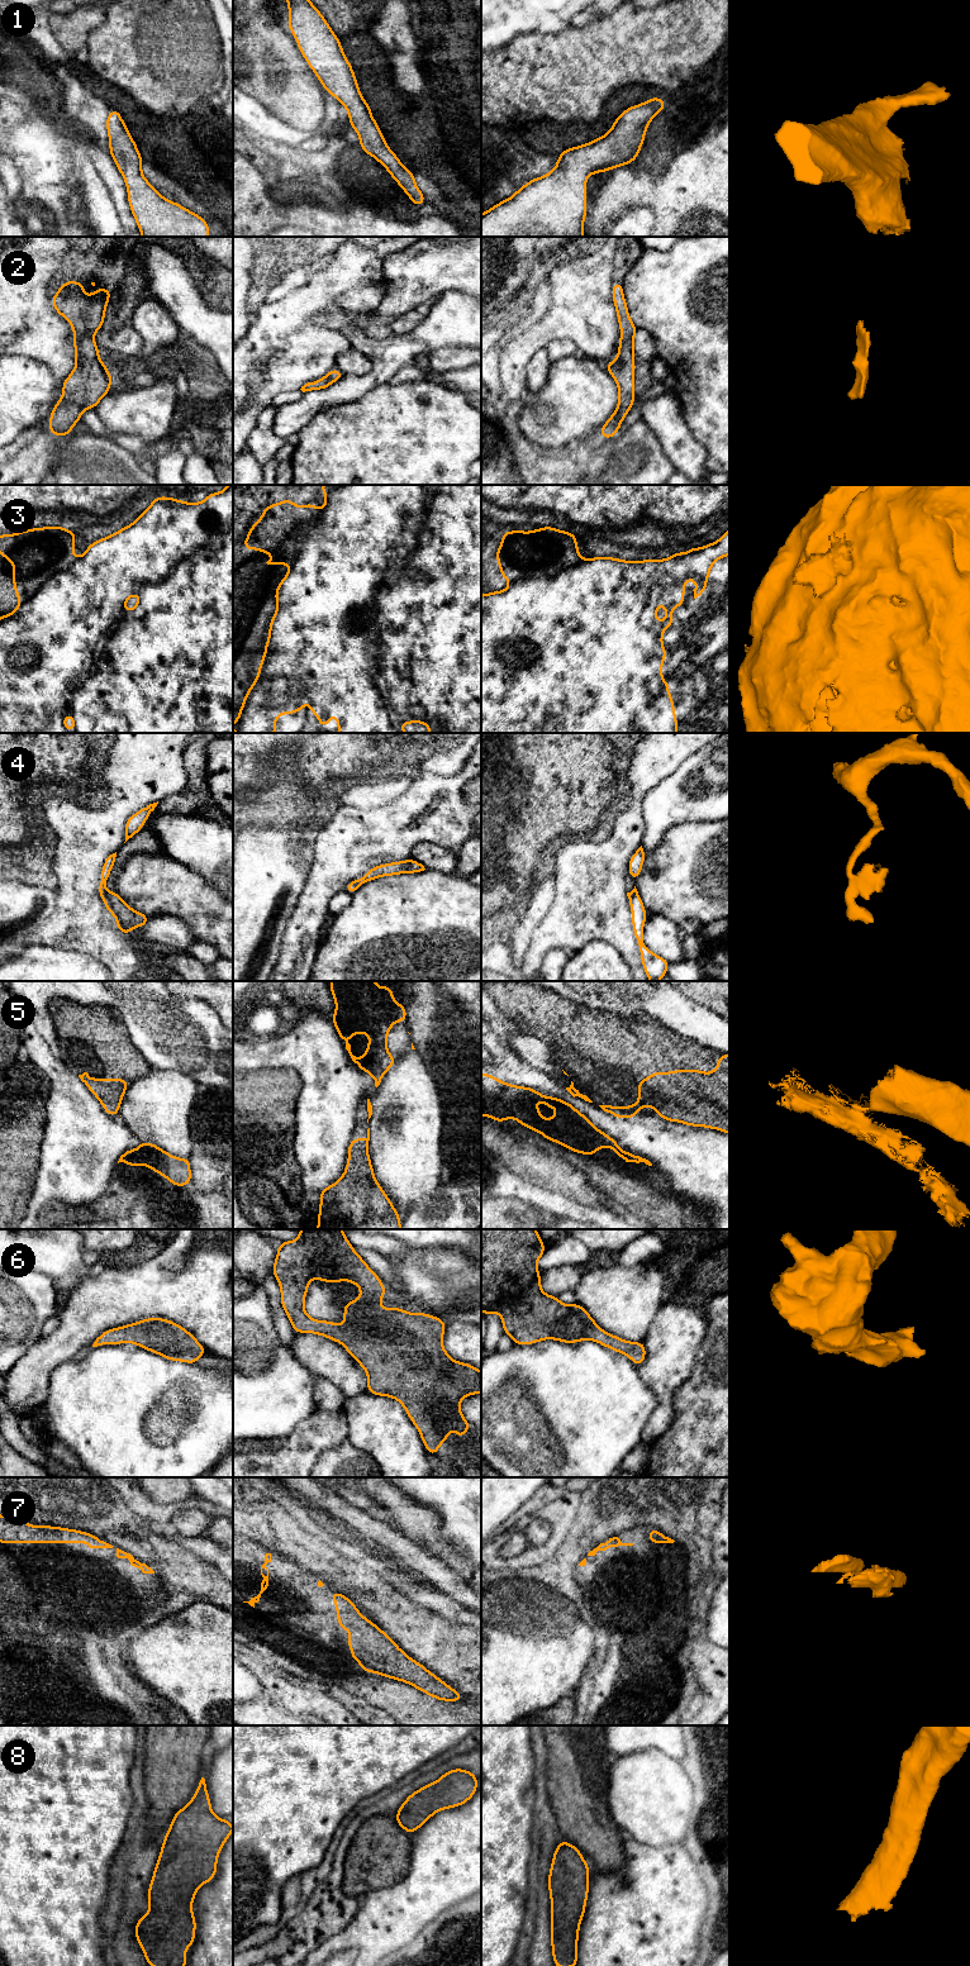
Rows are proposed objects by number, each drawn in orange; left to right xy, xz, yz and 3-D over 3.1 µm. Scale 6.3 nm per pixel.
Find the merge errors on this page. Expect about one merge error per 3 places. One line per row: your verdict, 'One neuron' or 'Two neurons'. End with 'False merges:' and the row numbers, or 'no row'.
1: One neuron
2: One neuron
3: Two neurons
4: Two neurons
5: Two neurons
6: One neuron
7: One neuron
8: One neuron
False merges: 3, 4, 5

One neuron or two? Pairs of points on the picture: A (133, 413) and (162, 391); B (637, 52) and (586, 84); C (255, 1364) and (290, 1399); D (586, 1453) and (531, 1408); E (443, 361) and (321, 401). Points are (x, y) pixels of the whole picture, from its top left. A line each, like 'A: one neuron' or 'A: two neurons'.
A: one neuron
B: one neuron
C: one neuron
D: one neuron
E: two neurons

